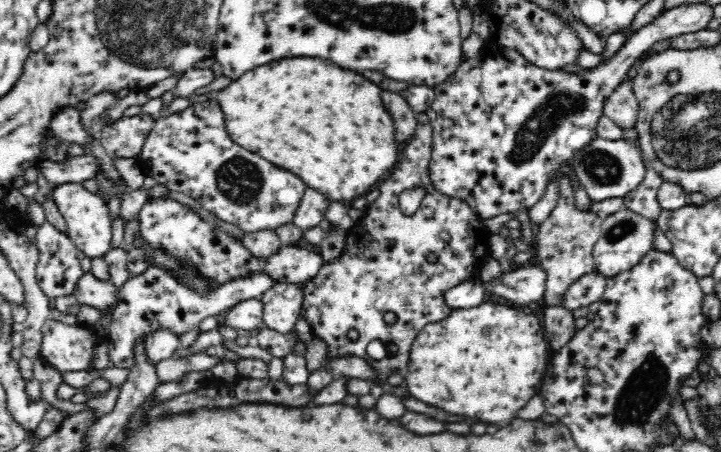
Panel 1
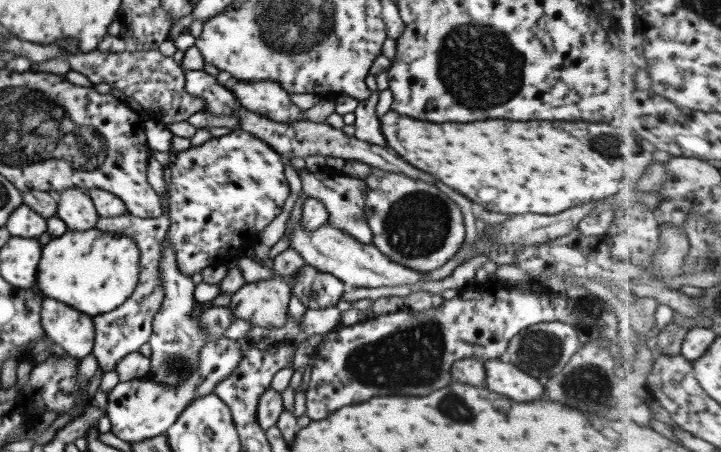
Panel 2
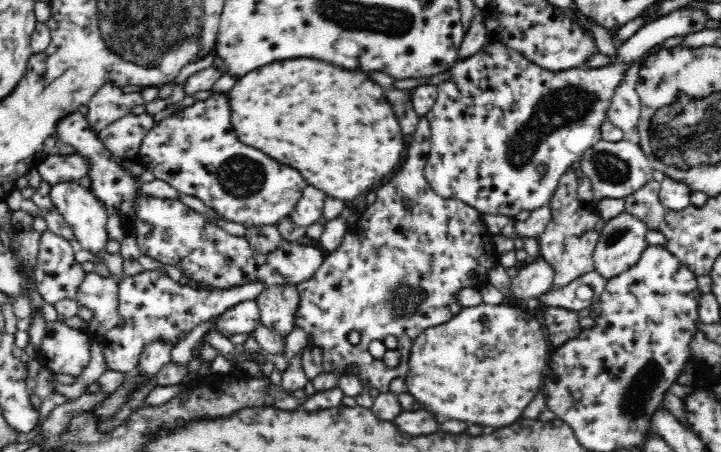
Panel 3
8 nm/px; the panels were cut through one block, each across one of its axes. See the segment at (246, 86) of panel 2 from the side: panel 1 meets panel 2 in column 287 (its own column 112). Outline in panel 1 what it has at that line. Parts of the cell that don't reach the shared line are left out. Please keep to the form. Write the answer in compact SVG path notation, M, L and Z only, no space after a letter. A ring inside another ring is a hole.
M130 90L126 92L104 91L89 98L86 108L80 111L84 129L92 138L97 137L101 130L108 124L114 124L116 120L124 117L124 110L130 106L146 104L150 98L146 92Z

